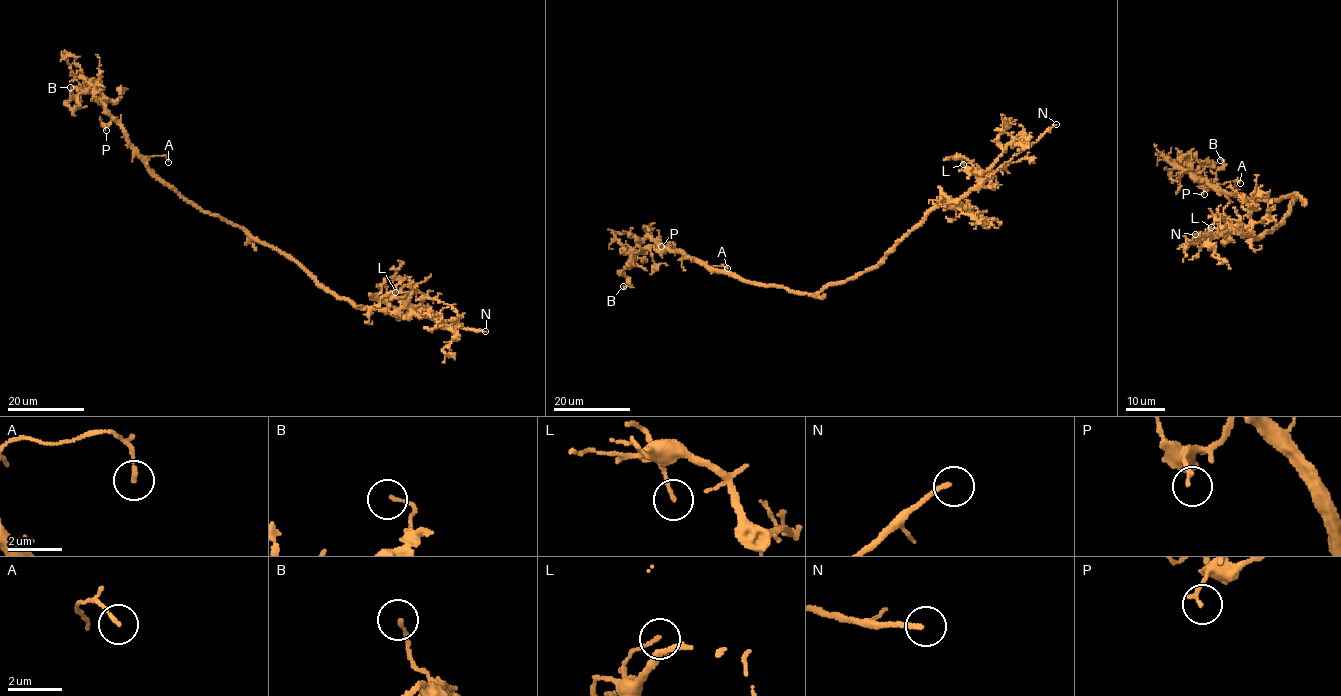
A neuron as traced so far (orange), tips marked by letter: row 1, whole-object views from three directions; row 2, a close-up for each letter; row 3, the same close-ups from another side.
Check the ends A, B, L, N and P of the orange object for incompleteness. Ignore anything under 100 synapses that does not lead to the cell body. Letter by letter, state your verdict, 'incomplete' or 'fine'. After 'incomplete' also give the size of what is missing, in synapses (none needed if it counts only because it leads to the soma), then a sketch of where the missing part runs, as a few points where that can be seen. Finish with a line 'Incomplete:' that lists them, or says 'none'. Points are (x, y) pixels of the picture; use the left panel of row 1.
A: fine
B: fine
L: fine
N: incomplete
P: fine
Incomplete: N

